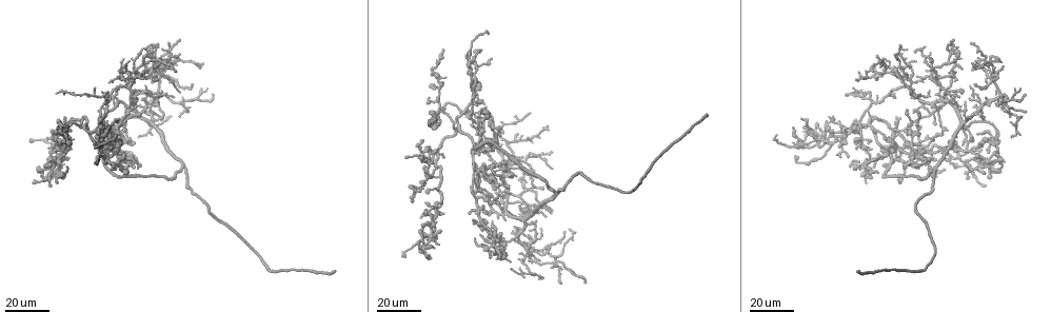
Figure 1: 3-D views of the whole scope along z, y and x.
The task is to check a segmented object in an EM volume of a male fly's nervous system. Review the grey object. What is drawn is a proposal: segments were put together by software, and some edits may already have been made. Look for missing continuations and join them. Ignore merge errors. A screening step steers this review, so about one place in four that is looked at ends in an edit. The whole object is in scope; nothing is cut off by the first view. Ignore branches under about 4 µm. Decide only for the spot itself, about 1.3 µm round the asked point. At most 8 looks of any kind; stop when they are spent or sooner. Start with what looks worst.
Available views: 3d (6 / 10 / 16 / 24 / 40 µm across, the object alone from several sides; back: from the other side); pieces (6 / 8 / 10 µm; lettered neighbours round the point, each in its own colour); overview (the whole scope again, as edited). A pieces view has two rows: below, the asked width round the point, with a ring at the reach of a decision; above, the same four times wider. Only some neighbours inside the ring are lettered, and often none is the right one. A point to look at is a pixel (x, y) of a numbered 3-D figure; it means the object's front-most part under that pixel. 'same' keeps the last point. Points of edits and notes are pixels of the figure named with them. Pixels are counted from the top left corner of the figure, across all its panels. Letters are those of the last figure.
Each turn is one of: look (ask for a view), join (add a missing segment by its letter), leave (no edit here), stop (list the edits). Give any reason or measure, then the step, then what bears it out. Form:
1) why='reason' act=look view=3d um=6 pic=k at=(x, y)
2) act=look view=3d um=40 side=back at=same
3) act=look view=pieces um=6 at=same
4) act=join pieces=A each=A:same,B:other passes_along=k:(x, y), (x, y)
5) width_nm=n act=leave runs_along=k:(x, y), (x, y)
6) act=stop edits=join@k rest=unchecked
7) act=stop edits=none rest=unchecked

why='free end' act=look view=3d um=40 pic=1 at=(478, 116)

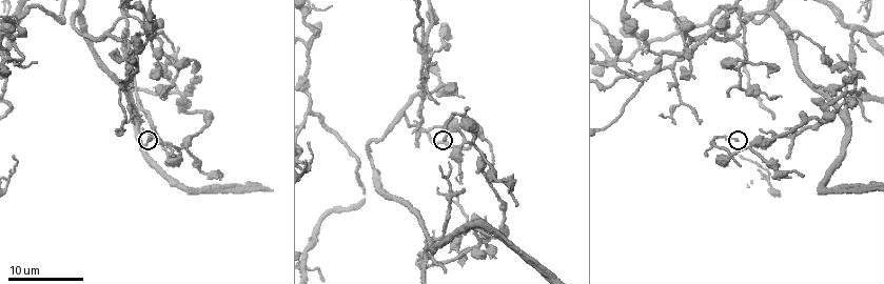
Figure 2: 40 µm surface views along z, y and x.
act=look view=pieces um=6 pic=2 at=(735, 139)

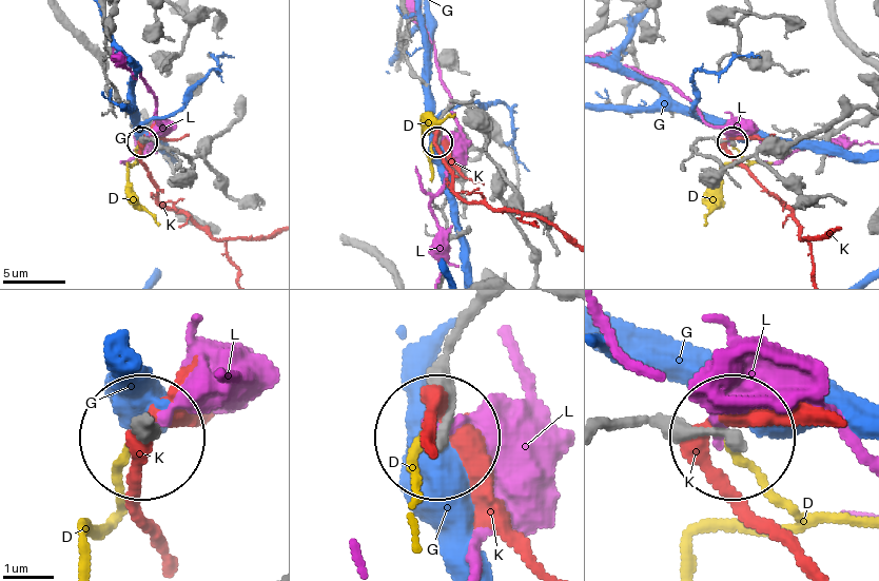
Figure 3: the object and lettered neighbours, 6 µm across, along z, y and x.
act=leave each=D:other,G:other,K:other,L:other runs_along=3:(487, 309), (453, 347), (441, 431) found='no lettered segment goes on from it'

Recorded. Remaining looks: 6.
why='long arm stops here' act=look view=3d um=24 pic=1 at=(857, 271)

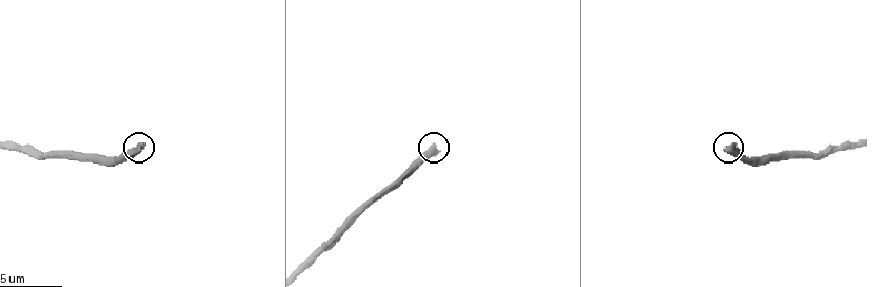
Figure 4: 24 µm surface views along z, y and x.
act=look view=pieces um=6 pic=4 at=(138, 150)

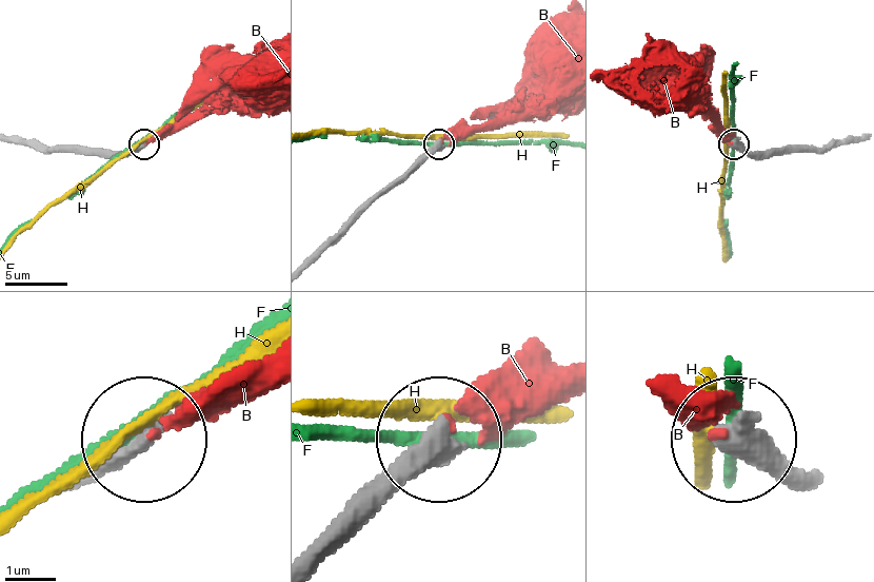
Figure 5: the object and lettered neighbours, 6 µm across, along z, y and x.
act=join pieces=B each=B:same,F:other,H:other passes_along=5:(787, 465), (736, 457), (699, 420) found='the neuron continues'

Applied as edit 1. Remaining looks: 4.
why='end of a long branch' act=look view=3d um=40 pic=1 at=(974, 61)

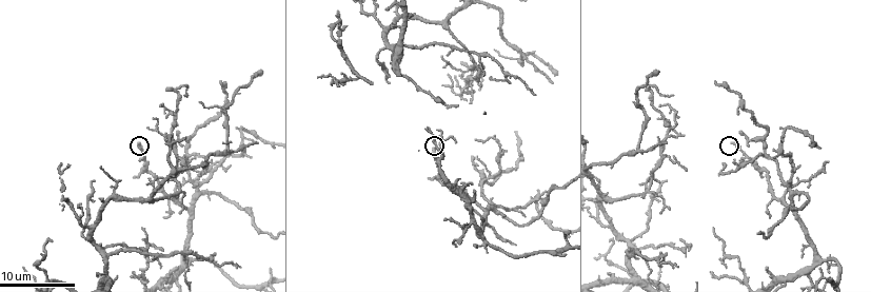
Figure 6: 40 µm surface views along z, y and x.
act=look view=pieces um=10 pic=6 at=(730, 143)

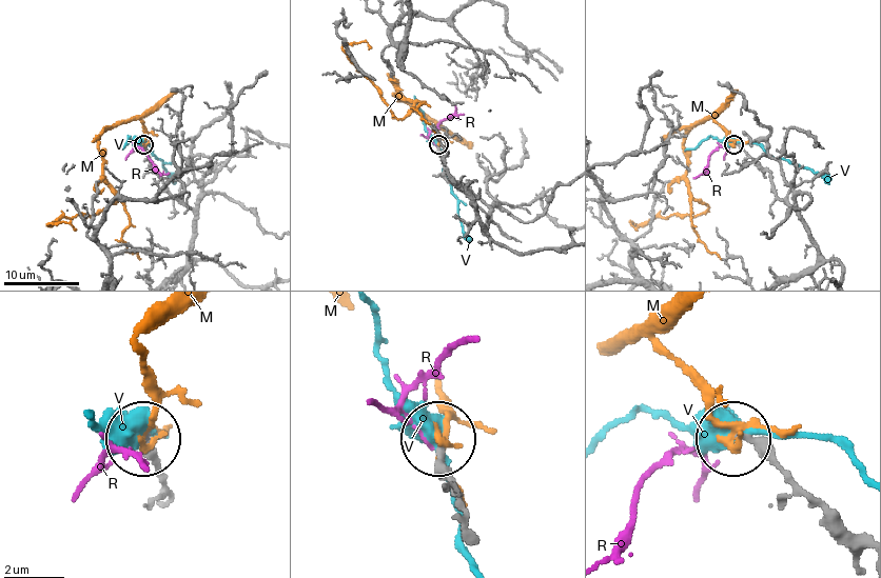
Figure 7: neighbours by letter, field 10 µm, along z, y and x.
act=leave each=M:other,R:other,V:other runs_along=7:(863, 543), (737, 435) found='no lettered segment goes on from it'

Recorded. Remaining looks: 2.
why='thin end' act=look view=3d um=40 pic=1 at=(171, 56)

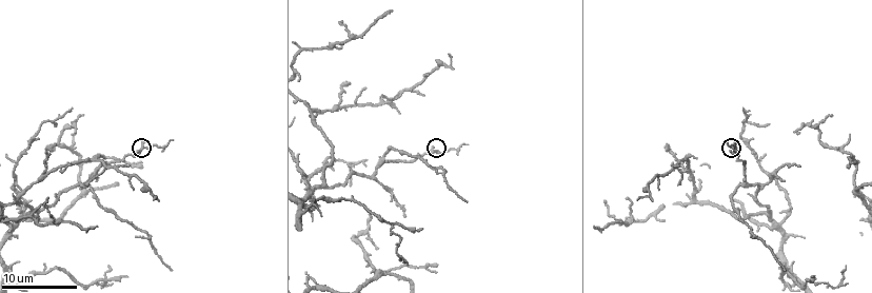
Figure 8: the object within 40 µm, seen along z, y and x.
why='what lies round it' act=look view=pieces um=8 pic=8 at=(734, 140)

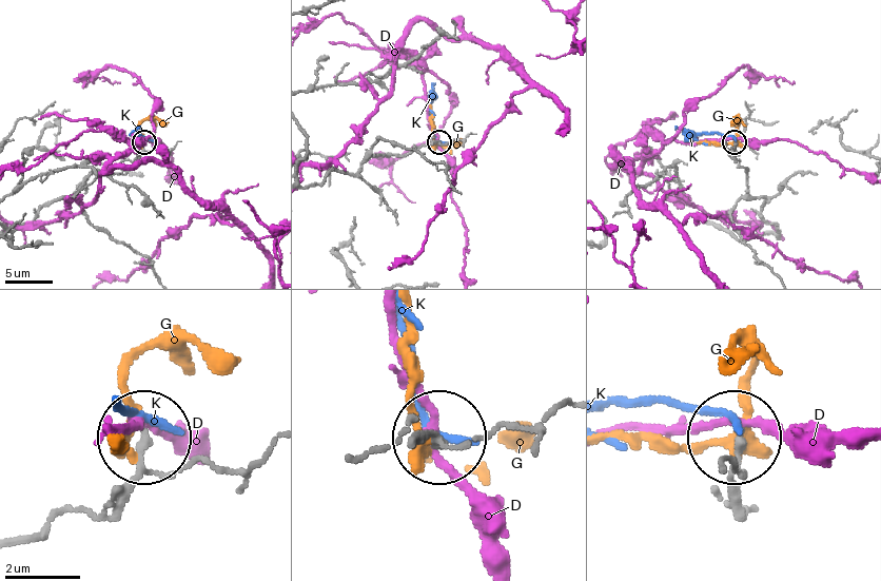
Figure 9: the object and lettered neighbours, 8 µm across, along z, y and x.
act=leave each=D:other,G:other,K:other found='no lettered segment goes on from it'

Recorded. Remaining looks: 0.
act=stop edits=join@5 rest=unchecked

